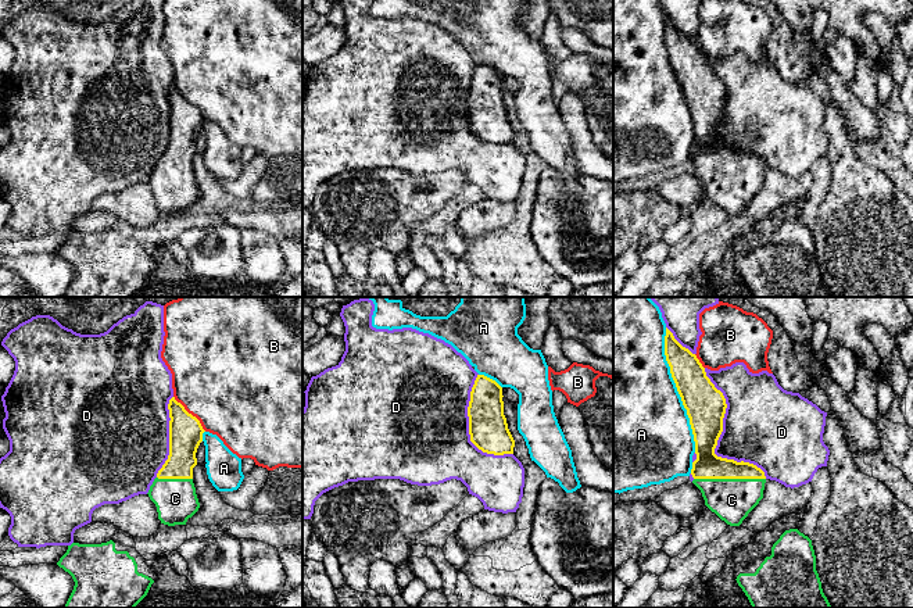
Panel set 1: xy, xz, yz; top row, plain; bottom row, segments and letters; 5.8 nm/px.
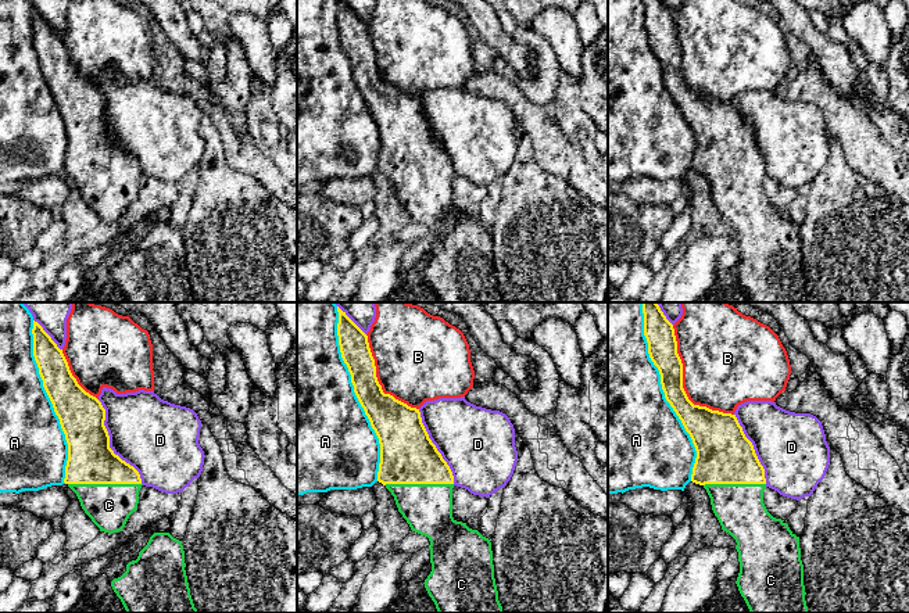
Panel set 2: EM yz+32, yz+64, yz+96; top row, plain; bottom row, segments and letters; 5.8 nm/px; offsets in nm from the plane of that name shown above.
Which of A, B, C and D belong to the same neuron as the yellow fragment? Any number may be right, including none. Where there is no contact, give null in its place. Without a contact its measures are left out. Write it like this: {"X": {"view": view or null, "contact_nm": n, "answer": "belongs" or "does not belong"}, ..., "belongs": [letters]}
{"A": {"view": "yz", "contact_nm": 750, "answer": "does not belong"}, "B": {"view": "xy", "contact_nm": 280, "answer": "does not belong"}, "C": {"view": "yz", "contact_nm": 420, "answer": "belongs"}, "D": {"view": "yz", "contact_nm": 750, "answer": "does not belong"}, "belongs": ["C"]}

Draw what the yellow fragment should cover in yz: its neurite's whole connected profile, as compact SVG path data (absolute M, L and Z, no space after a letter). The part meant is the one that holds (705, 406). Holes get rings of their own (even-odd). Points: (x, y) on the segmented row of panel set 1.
M666 328L665 355L672 378L687 409L695 441L697 459L692 462L692 483L701 490L705 505L730 526L740 526L748 514L763 498L766 483L765 472L753 464L737 462L717 457L715 448L723 432L726 398L706 376L705 368L695 354L683 347Z

